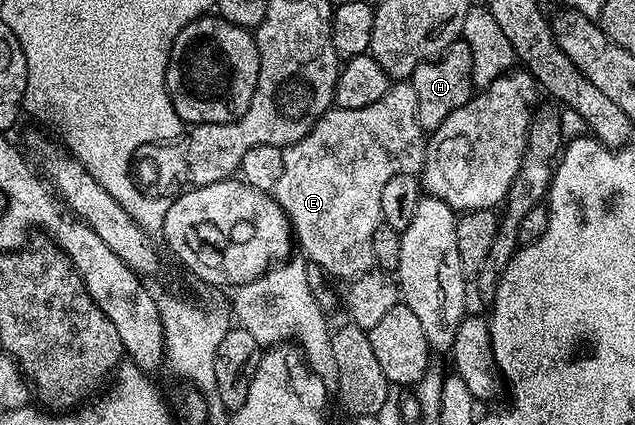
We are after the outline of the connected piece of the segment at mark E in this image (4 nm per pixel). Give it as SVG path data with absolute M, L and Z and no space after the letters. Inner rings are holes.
M396 81L381 99L366 109L336 107L312 126L302 141L282 150L282 173L274 192L276 203L288 215L295 242L309 264L318 266L325 276L337 275L351 281L373 270L374 229L382 225L382 188L395 175L416 175L424 166L428 139L418 121L418 93L411 82Z

